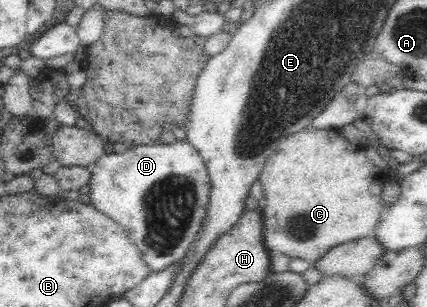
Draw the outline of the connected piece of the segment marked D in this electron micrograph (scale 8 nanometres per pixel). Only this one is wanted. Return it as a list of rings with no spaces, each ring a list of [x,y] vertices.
[[[186,140],[173,145],[150,144],[129,147],[124,153],[104,153],[89,167],[89,199],[97,211],[119,224],[142,253],[145,263],[155,271],[182,261],[196,240],[208,214],[211,180],[204,159]]]

